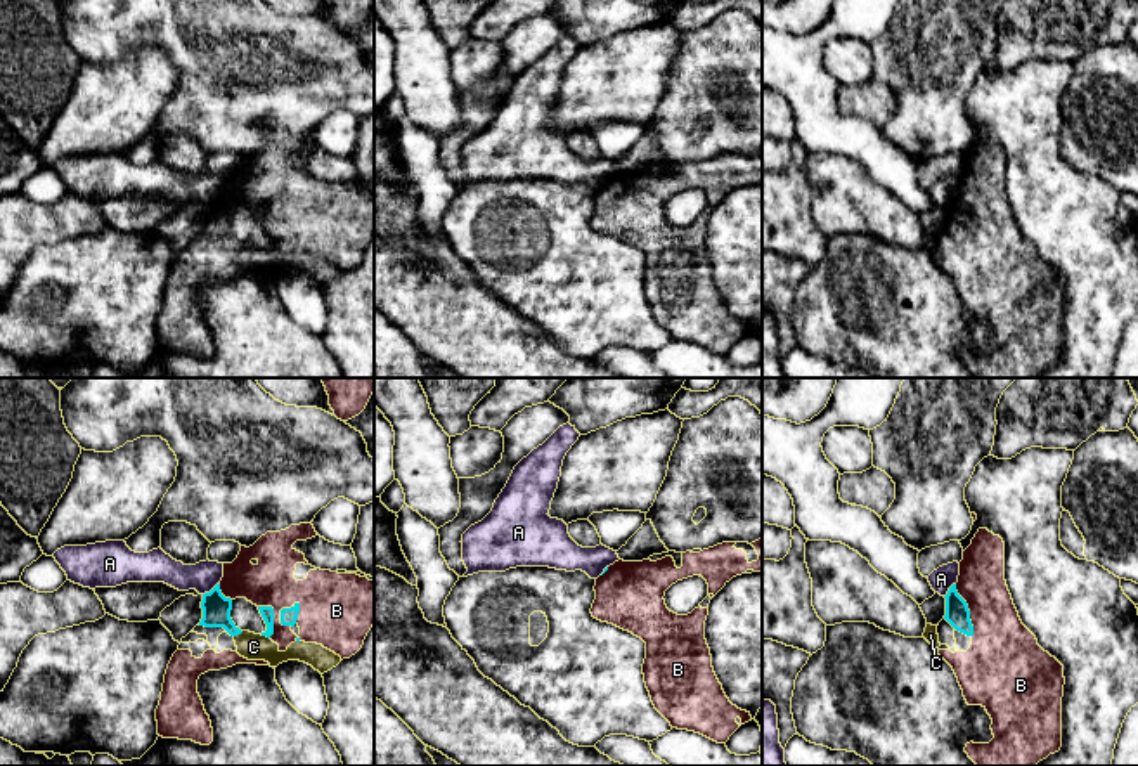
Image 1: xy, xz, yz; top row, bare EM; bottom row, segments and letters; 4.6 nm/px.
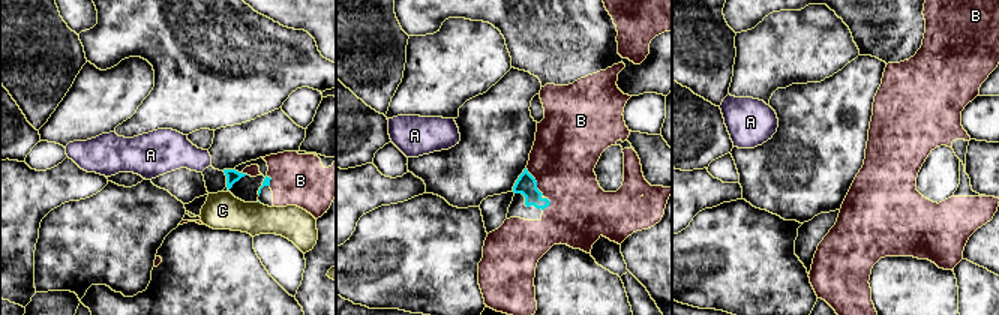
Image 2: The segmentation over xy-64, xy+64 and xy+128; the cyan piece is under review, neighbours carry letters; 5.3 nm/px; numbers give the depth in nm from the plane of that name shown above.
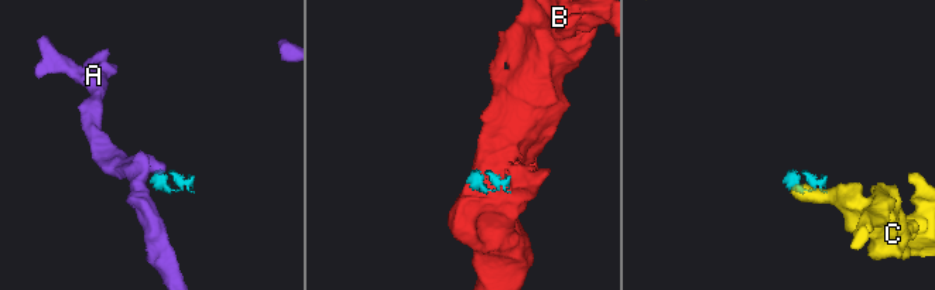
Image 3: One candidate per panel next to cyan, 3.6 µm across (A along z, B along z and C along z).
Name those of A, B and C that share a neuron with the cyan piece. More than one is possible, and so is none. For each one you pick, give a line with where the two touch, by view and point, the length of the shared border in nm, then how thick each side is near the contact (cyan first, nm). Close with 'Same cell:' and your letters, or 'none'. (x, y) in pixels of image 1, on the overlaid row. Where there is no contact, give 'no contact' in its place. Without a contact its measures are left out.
B: xy (281, 610) | 140 nm | 80/340 nm
Same cell: B

